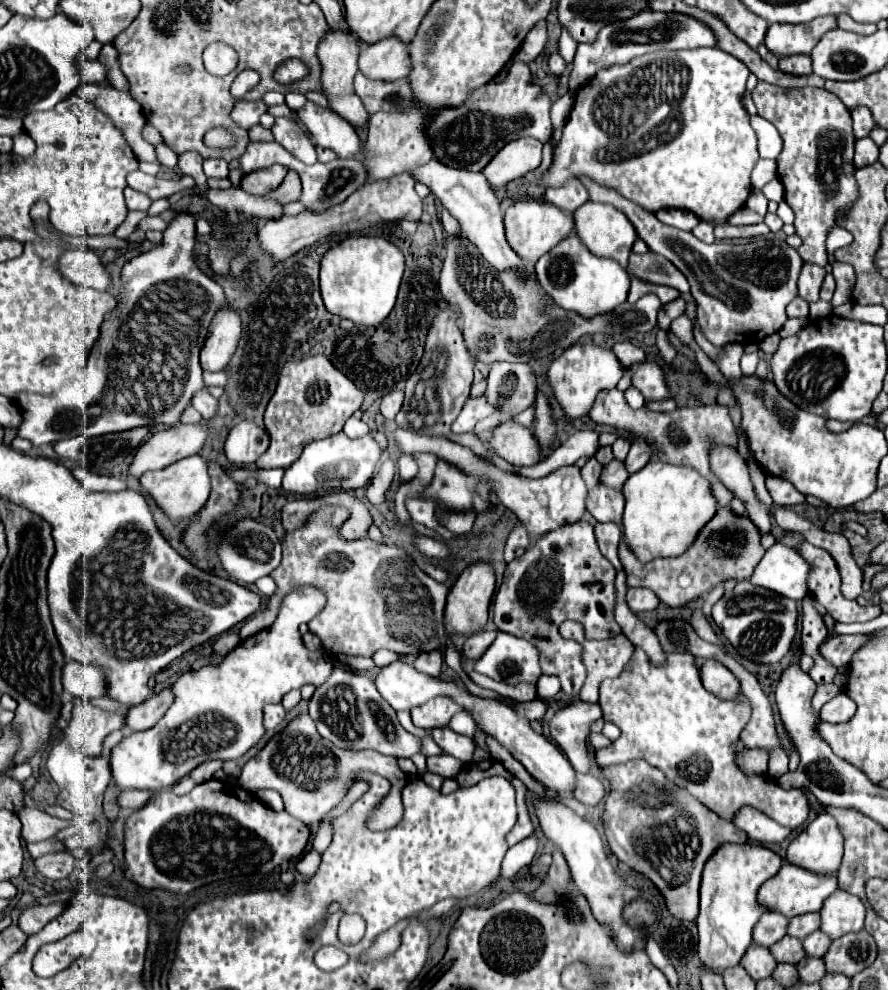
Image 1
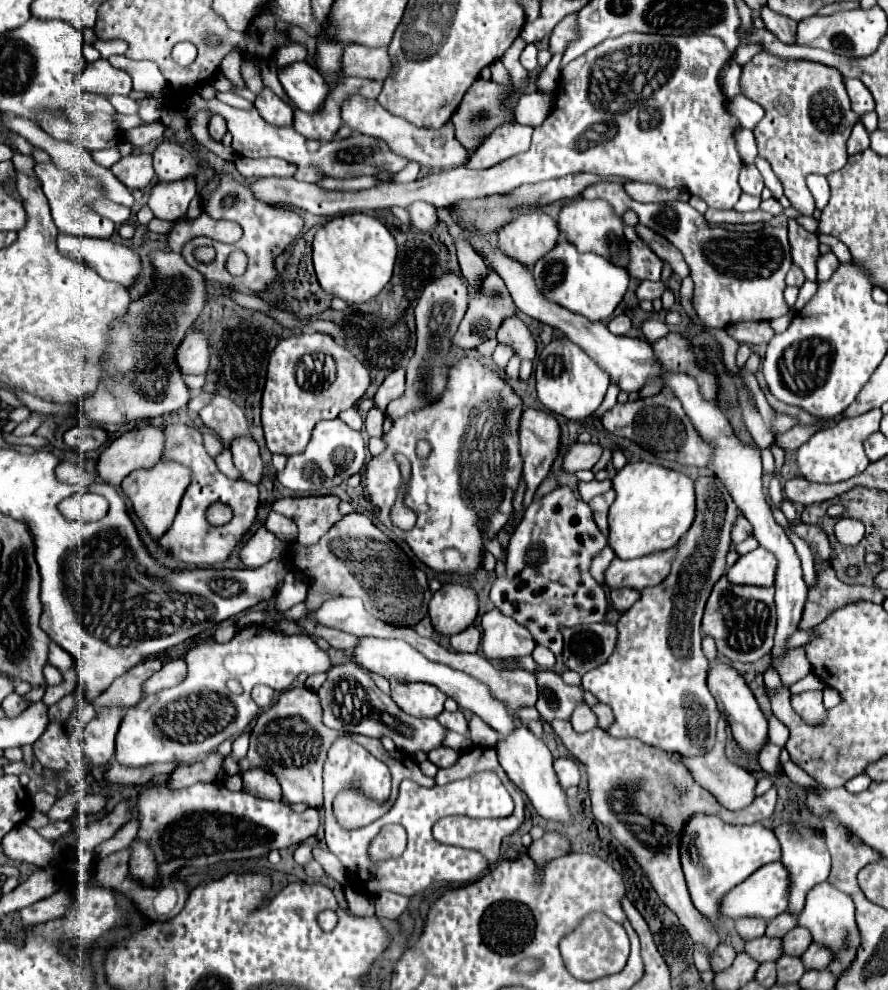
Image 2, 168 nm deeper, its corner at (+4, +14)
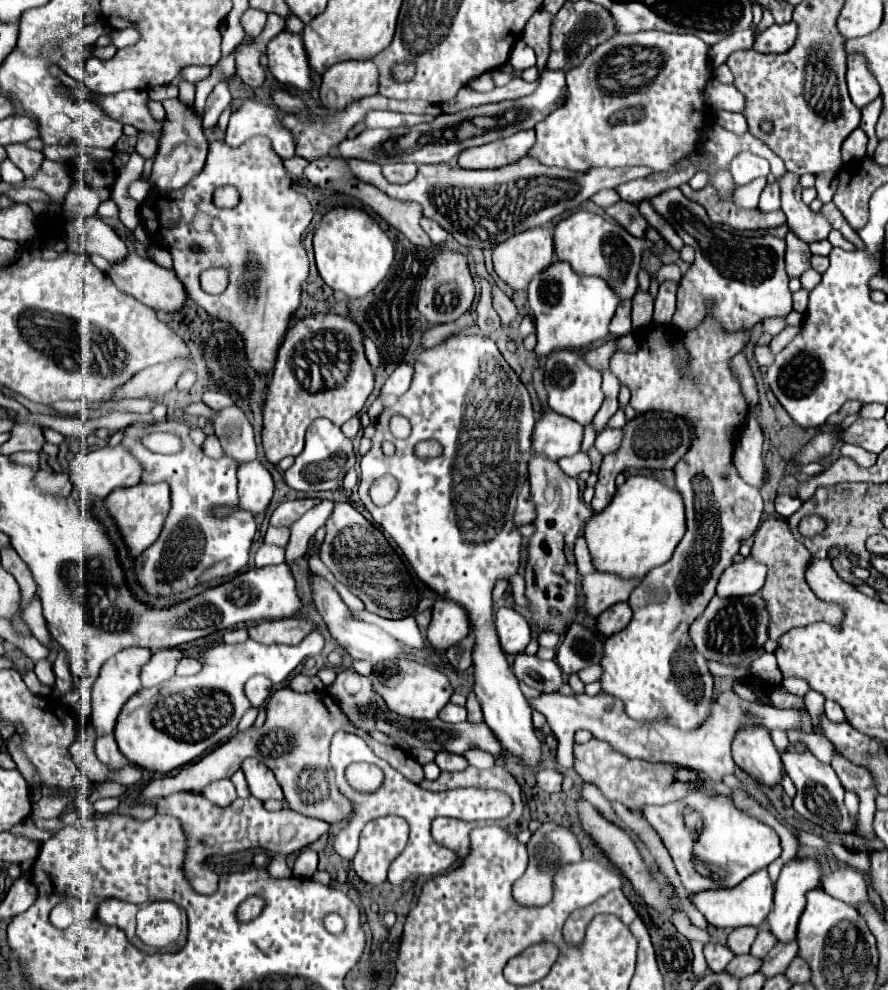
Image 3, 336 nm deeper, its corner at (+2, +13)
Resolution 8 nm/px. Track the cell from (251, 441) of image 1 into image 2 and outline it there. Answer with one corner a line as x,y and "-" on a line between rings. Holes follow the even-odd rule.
251,436
239,438
231,444
231,452
233,452
233,464
239,470
241,480
259,486
263,476
263,462
259,456
257,442

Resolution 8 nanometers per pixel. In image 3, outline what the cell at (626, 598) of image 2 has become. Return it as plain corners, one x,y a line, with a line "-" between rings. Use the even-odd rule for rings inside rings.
615,603
613,607
605,609
601,615
599,615
599,625
597,629
603,633
603,635
613,635
617,631
621,631
629,621
631,621
631,607
629,603

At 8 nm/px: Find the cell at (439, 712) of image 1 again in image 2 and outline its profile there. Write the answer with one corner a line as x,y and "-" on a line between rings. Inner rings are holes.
389,678
389,684
393,702
397,702
403,712
417,718
437,718
447,700
447,696
431,684
399,682
397,678

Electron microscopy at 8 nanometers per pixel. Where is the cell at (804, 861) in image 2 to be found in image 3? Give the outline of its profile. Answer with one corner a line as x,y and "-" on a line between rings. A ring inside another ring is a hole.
807,857
807,859
791,859
783,865
781,869
781,875
777,879
777,885
775,885
775,907
767,919
767,925
769,929
773,931
773,935
777,935
779,941
789,941
789,939
795,939
797,935
797,923
799,923
799,917
805,909
805,895
807,891
819,887
821,883
821,875
823,875
823,865
817,857

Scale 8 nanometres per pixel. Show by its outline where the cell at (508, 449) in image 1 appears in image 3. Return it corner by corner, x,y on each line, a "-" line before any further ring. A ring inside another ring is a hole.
547,409
533,429
533,453
559,461
581,449
583,425

